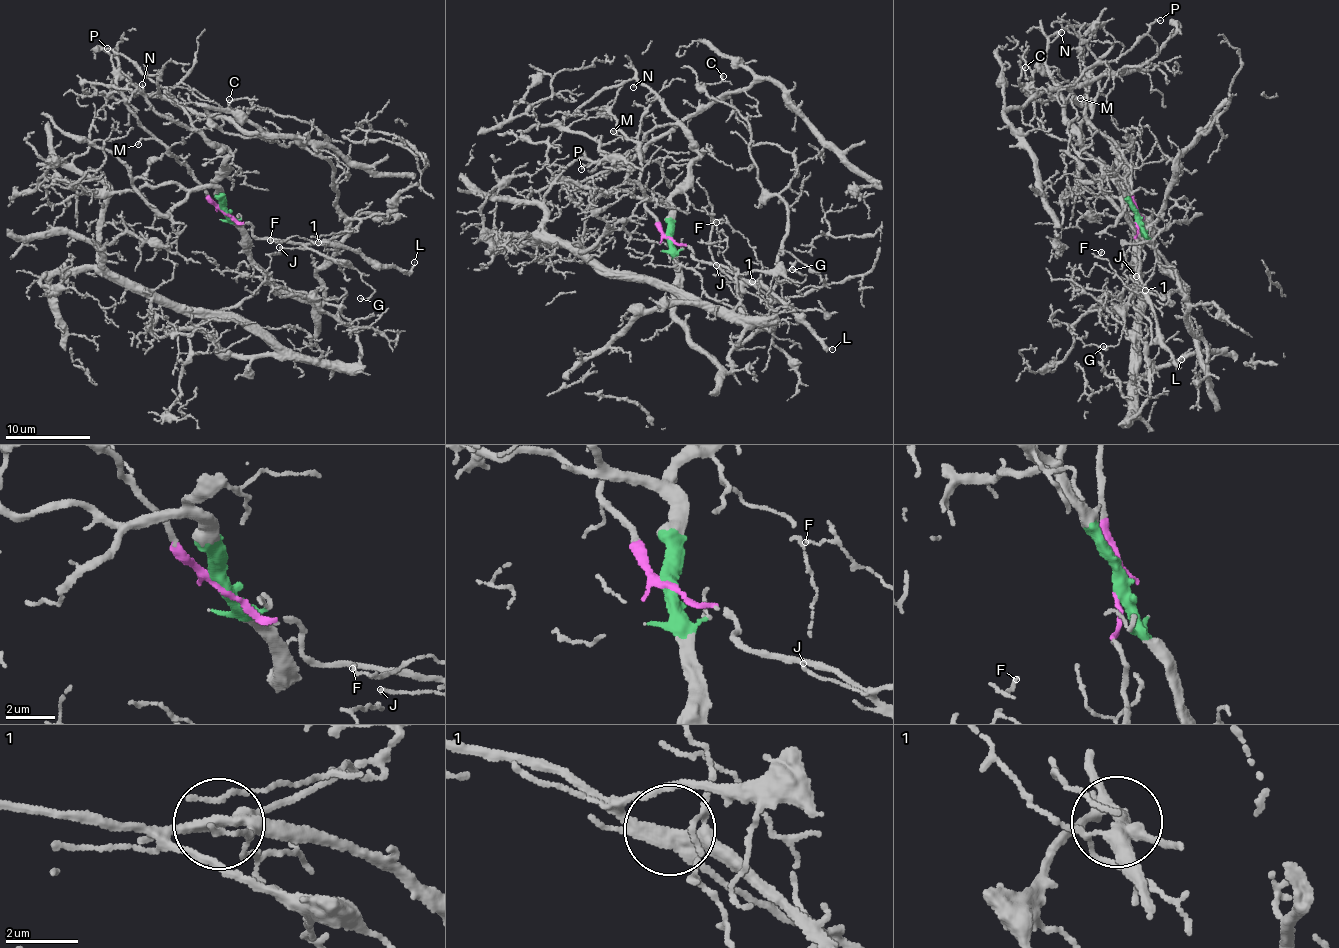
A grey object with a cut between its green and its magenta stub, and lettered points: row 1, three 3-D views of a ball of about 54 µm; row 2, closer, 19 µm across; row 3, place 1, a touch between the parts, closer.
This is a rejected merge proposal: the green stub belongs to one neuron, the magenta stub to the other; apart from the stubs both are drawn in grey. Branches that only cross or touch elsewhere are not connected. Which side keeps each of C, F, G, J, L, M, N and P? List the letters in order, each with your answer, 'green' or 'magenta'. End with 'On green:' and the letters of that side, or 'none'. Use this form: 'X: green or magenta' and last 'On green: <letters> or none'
C: green
F: magenta
G: magenta
J: magenta
L: magenta
M: magenta
N: green
P: green
On green: C, N, P

